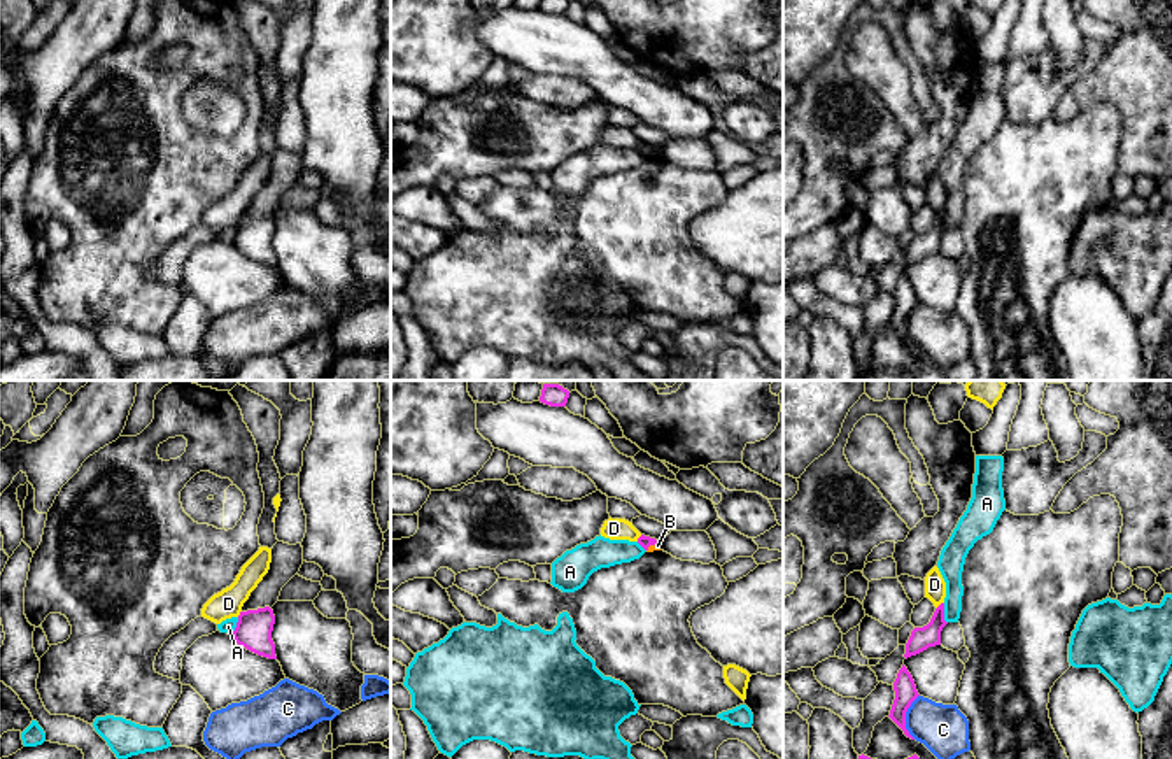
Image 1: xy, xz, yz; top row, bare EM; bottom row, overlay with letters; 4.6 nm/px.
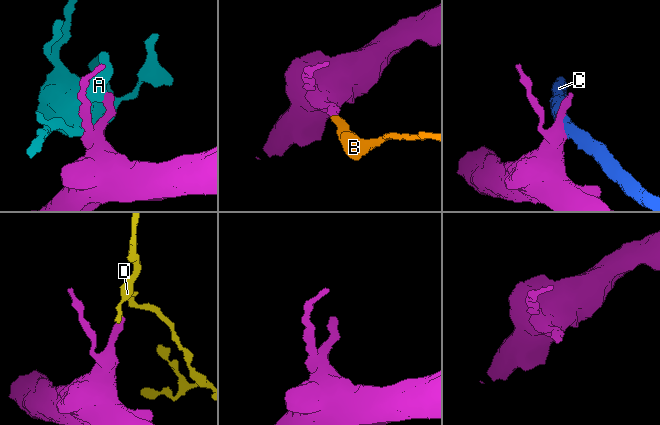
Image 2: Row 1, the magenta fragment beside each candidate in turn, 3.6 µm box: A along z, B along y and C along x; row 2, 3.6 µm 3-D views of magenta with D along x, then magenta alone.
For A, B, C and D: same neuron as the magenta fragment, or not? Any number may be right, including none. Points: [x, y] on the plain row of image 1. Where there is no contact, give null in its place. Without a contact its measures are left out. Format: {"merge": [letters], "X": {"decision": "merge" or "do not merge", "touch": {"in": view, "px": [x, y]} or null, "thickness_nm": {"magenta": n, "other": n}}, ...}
{"merge": [], "A": {"decision": "do not merge", "touch": {"in": "yz", "px": [943, 221]}, "thickness_nm": {"magenta": 100, "other": 120}}, "B": {"decision": "do not merge", "touch": {"in": "xz", "px": [652, 151]}, "thickness_nm": {"magenta": 60, "other": 30}}, "C": {"decision": "do not merge", "touch": {"in": "yz", "px": [904, 325]}, "thickness_nm": {"magenta": 100, "other": 220}}, "D": {"decision": "do not merge", "touch": {"in": "yz", "px": [939, 212]}, "thickness_nm": {"magenta": 100, "other": 100}}}

